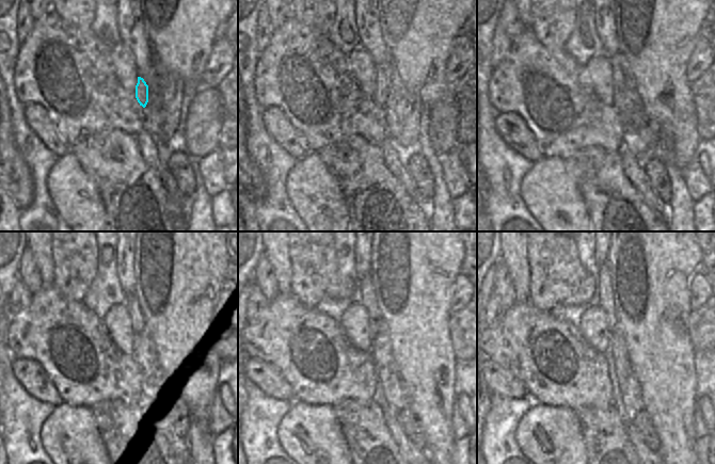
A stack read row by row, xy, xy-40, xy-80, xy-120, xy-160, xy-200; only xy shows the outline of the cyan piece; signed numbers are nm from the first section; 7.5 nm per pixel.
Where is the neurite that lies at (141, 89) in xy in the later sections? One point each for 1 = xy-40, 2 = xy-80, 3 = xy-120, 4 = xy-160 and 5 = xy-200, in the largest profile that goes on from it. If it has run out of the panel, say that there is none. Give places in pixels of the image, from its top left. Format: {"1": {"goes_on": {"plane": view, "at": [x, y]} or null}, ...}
{"1": {"goes_on": {"plane": "xy-40", "at": [385, 70]}}, "2": {"goes_on": {"plane": "xy-80", "at": [621, 78]}}, "3": {"goes_on": {"plane": "xy-120", "at": [138, 323]}}, "4": {"goes_on": {"plane": "xy-160", "at": [376, 321]}}, "5": {"goes_on": {"plane": "xy-200", "at": [606, 303]}}}

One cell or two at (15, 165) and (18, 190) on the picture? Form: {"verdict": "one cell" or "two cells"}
{"verdict": "one cell"}

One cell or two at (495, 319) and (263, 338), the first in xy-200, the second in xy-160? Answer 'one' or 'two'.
two

